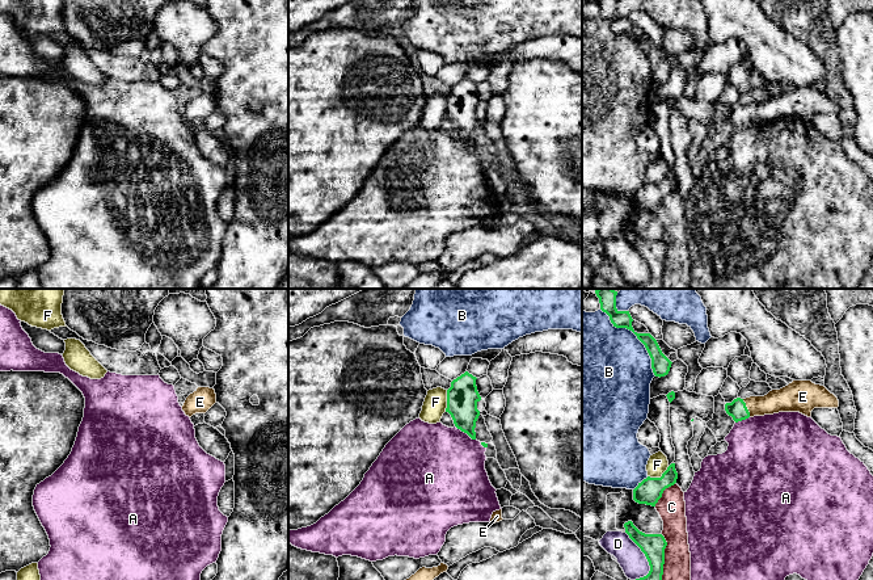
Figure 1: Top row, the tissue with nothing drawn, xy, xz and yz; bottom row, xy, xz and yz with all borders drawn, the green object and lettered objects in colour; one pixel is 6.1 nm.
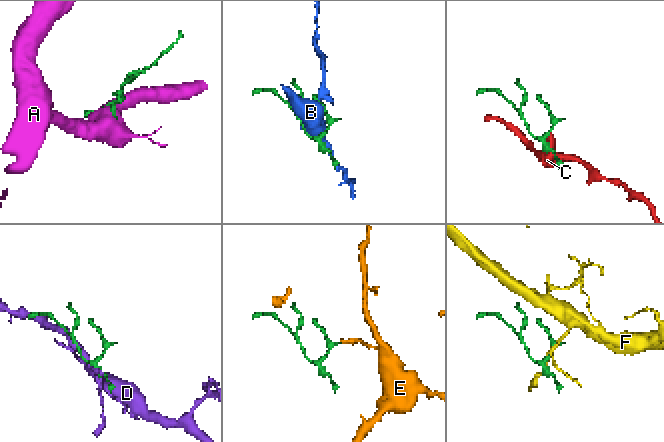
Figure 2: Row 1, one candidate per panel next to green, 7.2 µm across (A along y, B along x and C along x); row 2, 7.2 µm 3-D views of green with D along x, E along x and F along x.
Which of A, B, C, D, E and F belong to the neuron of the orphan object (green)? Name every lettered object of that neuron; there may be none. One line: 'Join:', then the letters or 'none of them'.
Join: E

